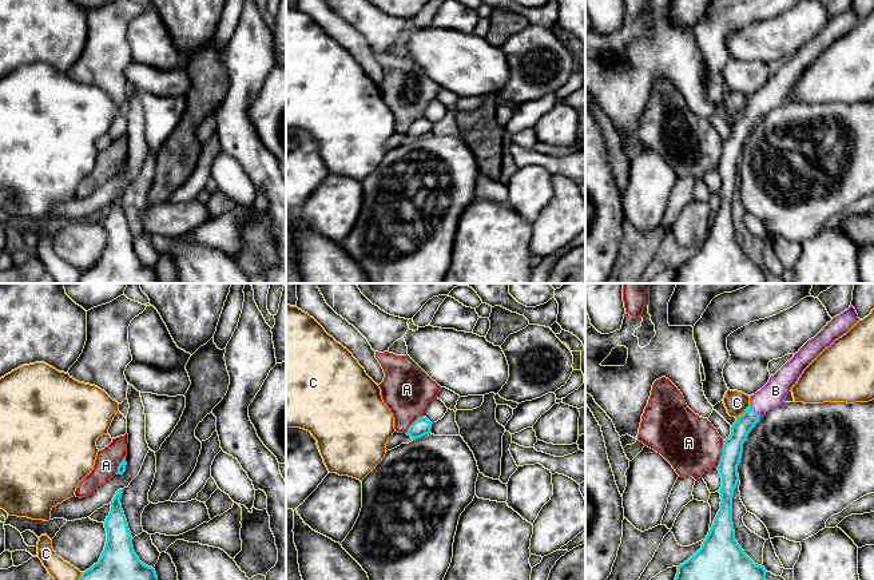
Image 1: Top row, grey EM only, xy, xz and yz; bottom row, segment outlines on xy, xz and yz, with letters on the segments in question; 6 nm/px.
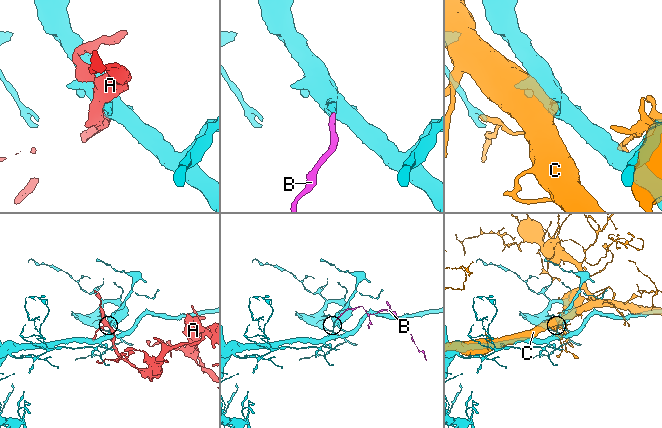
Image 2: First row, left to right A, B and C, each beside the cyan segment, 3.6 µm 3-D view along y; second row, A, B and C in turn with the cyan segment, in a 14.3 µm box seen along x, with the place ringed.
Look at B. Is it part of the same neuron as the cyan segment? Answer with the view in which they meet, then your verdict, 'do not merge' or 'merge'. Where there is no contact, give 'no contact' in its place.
yz | merge

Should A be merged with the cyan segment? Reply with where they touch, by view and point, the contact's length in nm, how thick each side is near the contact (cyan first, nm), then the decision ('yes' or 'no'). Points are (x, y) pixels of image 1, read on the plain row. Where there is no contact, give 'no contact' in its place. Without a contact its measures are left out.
meets cyan in yz at (722, 154); contact 170 nm long; 130 nm thick on the cyan side, 340 nm on the other; no

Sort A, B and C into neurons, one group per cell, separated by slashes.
A / B / C

